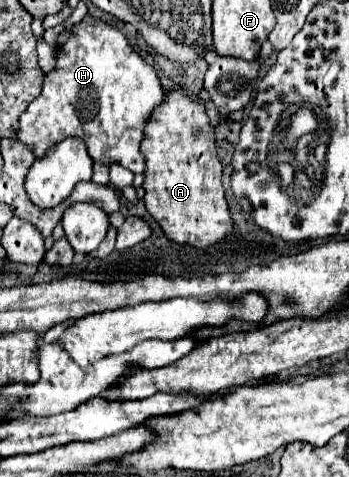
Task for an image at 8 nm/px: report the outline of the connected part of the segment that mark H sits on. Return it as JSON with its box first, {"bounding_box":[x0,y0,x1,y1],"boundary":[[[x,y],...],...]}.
{"bounding_box":[18,16,164,174],"boundary":[[[86,16],[74,30],[72,38],[56,50],[56,68],[46,74],[42,94],[26,108],[26,112],[20,118],[20,132],[18,140],[34,148],[36,158],[44,156],[44,152],[68,138],[68,136],[80,136],[86,142],[88,154],[94,162],[102,164],[120,164],[134,174],[142,174],[146,170],[146,160],[140,152],[140,142],[144,138],[146,122],[150,120],[150,114],[160,106],[164,100],[164,90],[160,86],[158,74],[152,66],[148,66],[128,44],[124,34],[120,34],[110,24]]]}

